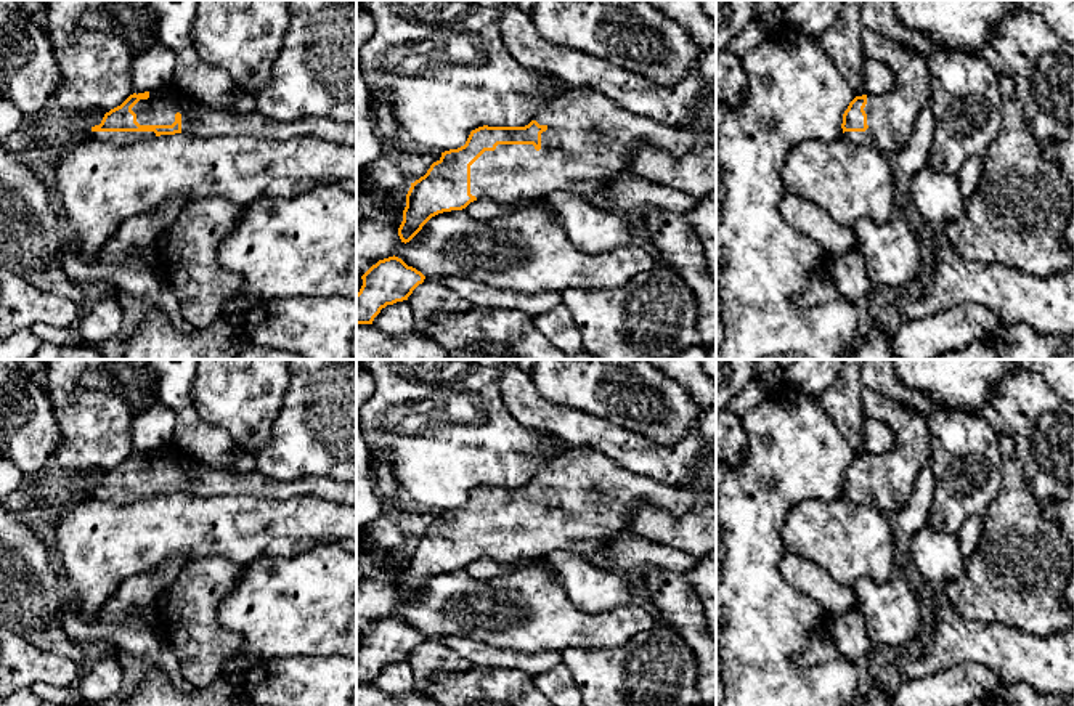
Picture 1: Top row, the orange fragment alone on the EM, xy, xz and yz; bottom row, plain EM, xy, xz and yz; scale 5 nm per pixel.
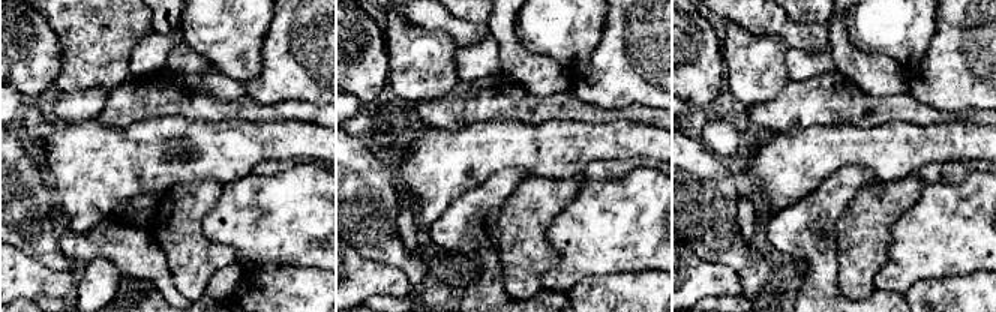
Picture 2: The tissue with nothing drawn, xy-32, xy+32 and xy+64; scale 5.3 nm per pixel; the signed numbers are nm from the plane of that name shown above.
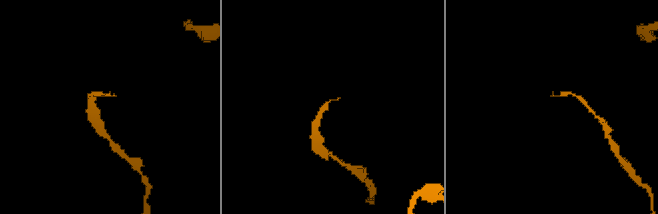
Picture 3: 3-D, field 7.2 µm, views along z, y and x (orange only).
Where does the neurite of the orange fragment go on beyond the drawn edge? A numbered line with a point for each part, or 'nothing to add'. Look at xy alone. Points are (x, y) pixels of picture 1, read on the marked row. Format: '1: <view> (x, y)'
1: xy (201, 121)

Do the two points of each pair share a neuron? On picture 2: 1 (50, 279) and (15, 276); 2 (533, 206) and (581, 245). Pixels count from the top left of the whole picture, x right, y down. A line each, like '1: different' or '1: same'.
1: same
2: different

